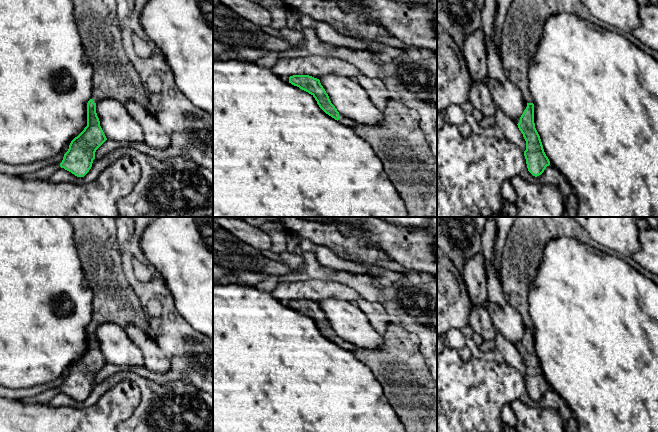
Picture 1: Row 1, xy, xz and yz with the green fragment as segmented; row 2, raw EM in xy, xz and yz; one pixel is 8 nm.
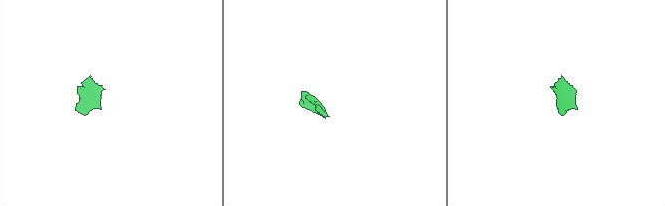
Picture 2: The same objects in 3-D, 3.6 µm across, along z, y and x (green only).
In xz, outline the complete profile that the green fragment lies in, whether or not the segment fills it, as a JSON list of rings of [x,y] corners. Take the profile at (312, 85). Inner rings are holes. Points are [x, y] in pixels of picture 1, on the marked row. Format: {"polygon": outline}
{"polygon": [[[293,75],[289,77],[289,83],[311,94],[319,107],[329,116],[341,124],[355,129],[358,124],[337,111],[331,103],[328,94],[320,83],[320,80],[309,75]]]}

